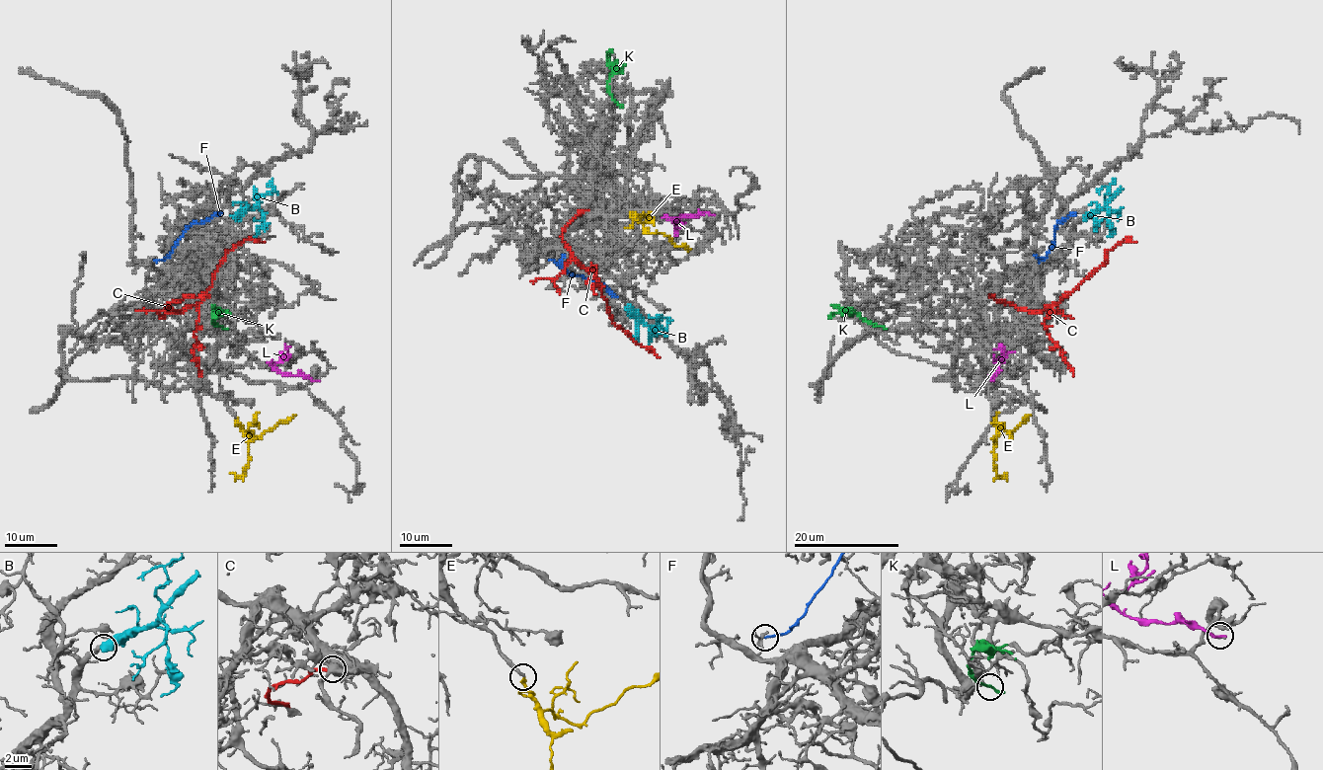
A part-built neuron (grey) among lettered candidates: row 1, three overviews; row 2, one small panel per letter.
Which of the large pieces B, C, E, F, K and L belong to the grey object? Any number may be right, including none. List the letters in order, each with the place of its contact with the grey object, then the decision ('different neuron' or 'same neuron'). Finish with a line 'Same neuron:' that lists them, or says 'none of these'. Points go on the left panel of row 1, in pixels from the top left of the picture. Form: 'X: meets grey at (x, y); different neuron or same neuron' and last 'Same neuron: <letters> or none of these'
B: meets grey at (233, 217); same neuron
C: meets grey at (193, 295); different neuron
E: meets grey at (237, 418); same neuron
F: meets grey at (155, 261); different neuron
K: meets grey at (220, 326); different neuron
L: meets grey at (316, 380); different neuron
Same neuron: B, E

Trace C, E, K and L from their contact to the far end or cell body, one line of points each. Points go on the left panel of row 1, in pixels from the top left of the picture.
C: (193, 296), (168, 304), (168, 308), (181, 312), (196, 305), (205, 296), (228, 250), (248, 238), (264, 242)
E: (237, 419), (242, 427), (261, 436), (295, 415)
K: (220, 326), (212, 320), (216, 312), (212, 312), (217, 318)
L: (316, 380), (283, 375), (275, 368), (287, 349)

